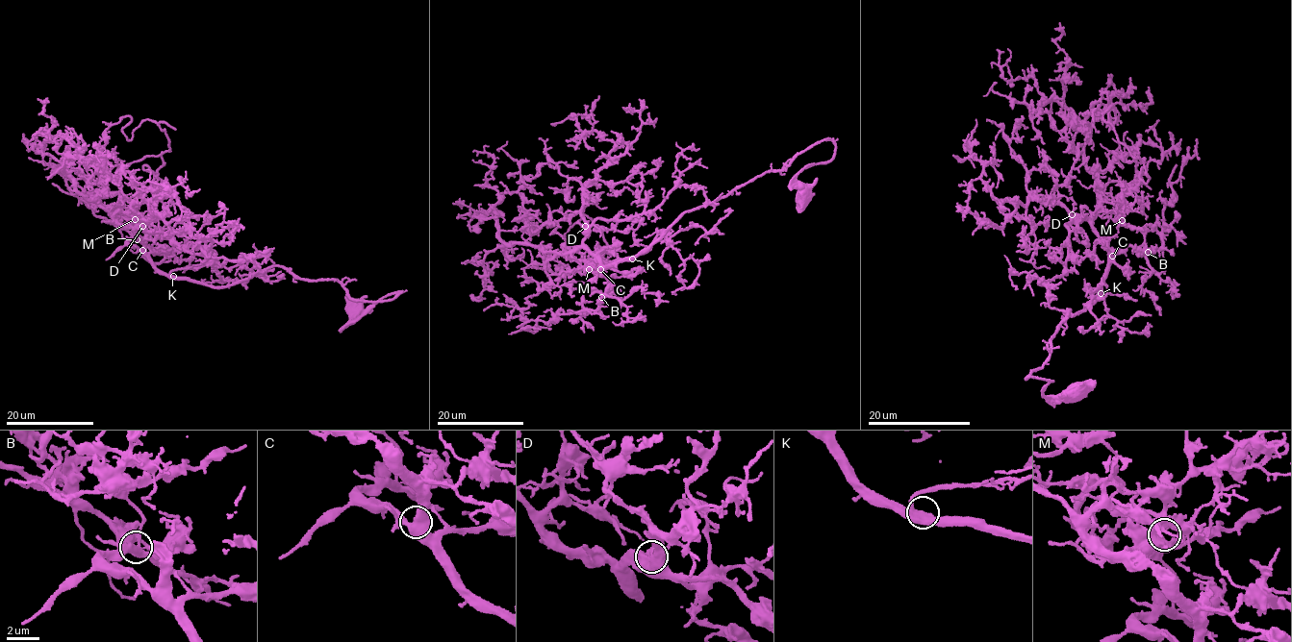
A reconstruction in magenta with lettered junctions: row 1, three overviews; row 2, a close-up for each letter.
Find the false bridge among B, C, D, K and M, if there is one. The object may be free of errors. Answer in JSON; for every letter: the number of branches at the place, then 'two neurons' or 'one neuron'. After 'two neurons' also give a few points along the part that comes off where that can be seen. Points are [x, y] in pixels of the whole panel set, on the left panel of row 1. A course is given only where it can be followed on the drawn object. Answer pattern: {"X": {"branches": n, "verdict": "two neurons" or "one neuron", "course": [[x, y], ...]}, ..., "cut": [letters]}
{"B": {"branches": 3, "verdict": "one neuron"}, "C": {"branches": 3, "verdict": "one neuron"}, "D": {"branches": 3, "verdict": "one neuron"}, "K": {"branches": 3, "verdict": "one neuron"}, "M": {"branches": 3, "verdict": "one neuron"}, "cut": []}

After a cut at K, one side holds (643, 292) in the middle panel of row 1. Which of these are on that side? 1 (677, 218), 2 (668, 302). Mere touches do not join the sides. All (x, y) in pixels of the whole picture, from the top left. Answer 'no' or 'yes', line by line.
1: yes
2: yes

